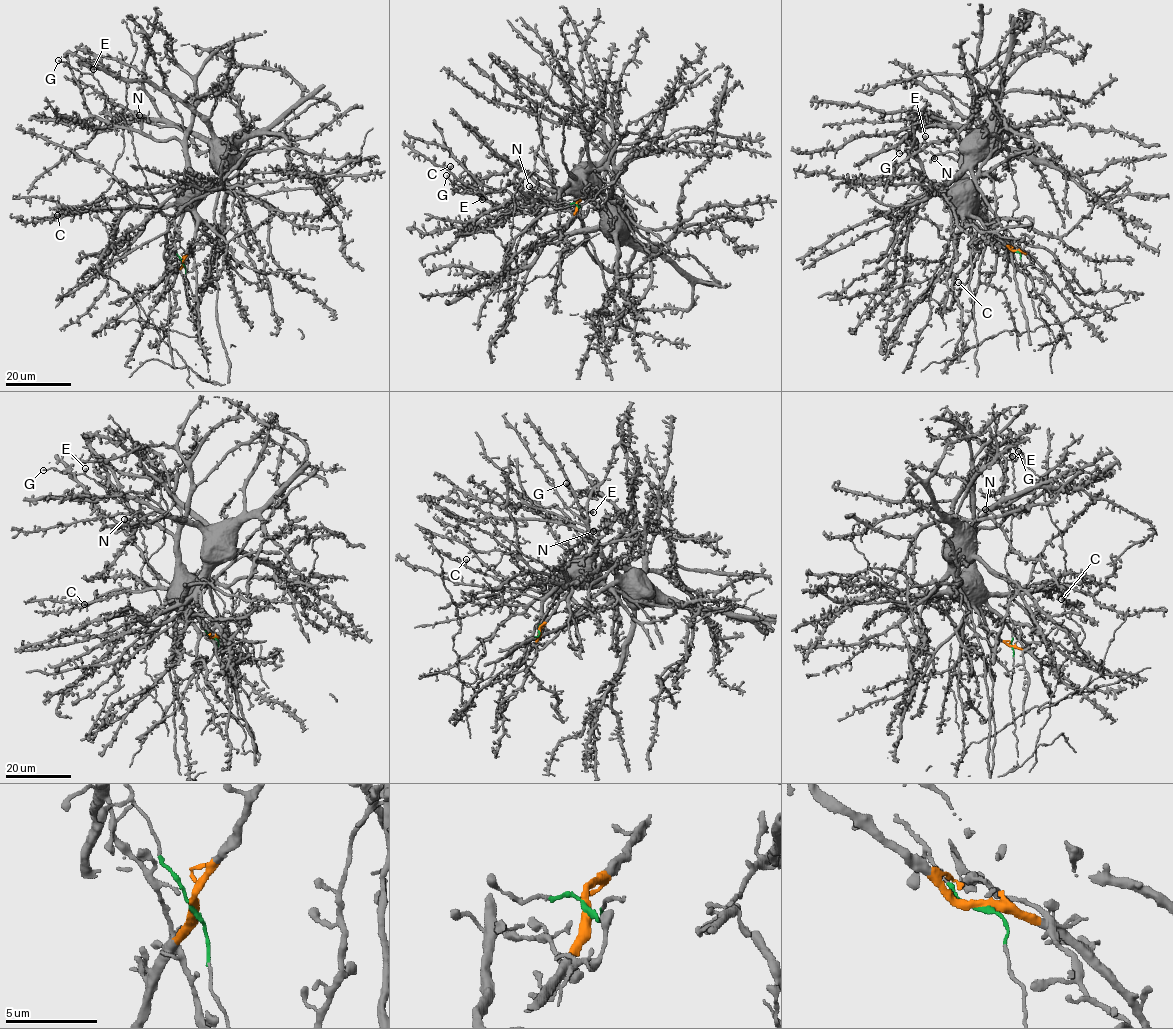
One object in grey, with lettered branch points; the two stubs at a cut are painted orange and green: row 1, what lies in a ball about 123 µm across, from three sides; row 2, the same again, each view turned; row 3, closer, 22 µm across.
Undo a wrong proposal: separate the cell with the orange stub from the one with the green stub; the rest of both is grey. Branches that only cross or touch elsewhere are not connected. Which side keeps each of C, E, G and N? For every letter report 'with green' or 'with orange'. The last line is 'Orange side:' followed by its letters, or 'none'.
C: with orange
E: with green
G: with green
N: with orange
Orange side: C, N

